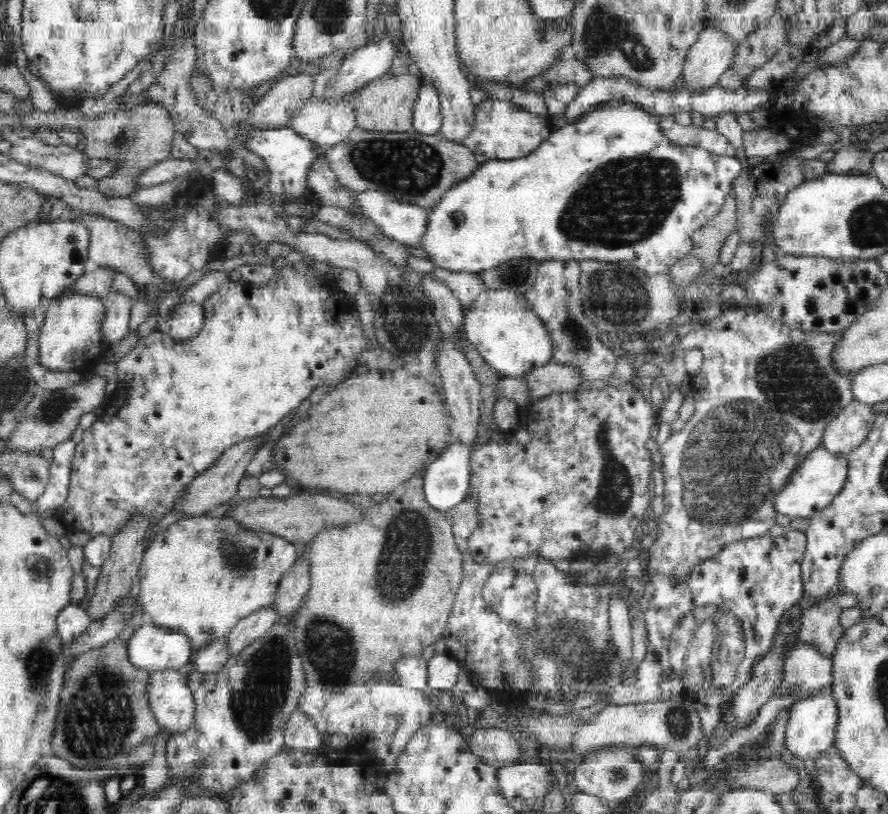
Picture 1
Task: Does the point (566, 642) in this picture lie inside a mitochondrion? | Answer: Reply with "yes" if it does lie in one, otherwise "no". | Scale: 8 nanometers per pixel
yes

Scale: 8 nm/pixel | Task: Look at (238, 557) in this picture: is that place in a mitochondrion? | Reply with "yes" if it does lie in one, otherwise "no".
yes

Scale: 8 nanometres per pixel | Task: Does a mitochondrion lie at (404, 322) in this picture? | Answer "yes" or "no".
yes

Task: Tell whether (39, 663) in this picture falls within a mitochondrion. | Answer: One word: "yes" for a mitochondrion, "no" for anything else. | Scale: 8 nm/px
yes

